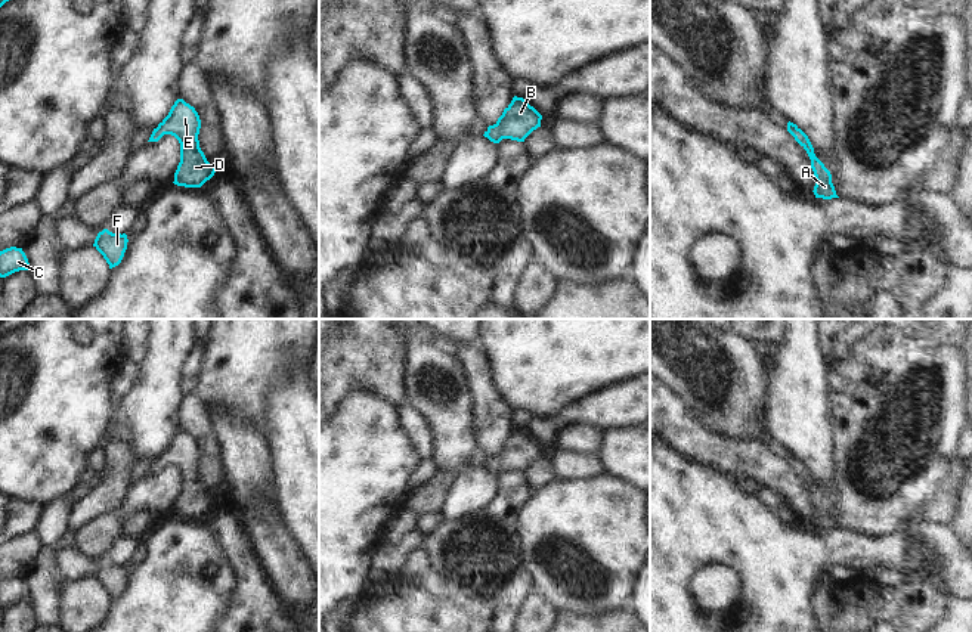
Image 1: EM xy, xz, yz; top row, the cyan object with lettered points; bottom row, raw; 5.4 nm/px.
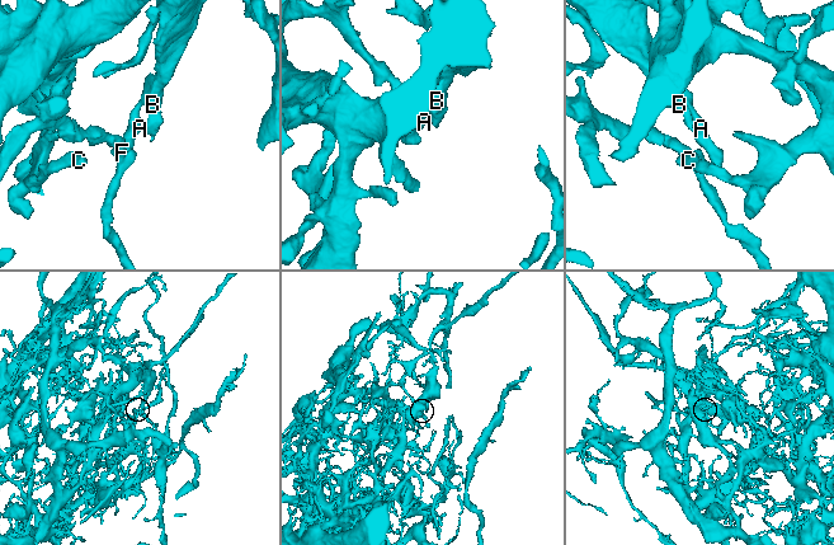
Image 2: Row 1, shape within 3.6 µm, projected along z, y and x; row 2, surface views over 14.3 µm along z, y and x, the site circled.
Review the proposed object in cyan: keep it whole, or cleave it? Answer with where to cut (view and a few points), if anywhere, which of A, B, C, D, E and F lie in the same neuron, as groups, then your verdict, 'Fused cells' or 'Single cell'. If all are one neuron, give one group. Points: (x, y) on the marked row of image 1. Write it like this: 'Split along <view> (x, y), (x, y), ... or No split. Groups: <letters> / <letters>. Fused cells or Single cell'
No split. Groups: A B C D E F. Single cell

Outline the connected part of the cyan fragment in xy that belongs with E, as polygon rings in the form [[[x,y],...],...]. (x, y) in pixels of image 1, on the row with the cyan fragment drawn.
[[[177,99],[148,140],[158,142],[164,134],[171,134],[179,140],[180,162],[173,182],[177,186],[201,188],[216,173],[216,167],[207,161],[199,148],[199,128],[201,120],[195,108]]]

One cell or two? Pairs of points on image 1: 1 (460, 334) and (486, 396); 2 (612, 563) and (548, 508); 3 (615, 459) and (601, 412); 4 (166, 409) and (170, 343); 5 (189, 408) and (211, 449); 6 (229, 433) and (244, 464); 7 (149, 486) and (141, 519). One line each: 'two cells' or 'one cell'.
1: two cells
2: one cell
3: two cells
4: one cell
5: one cell
6: one cell
7: two cells

